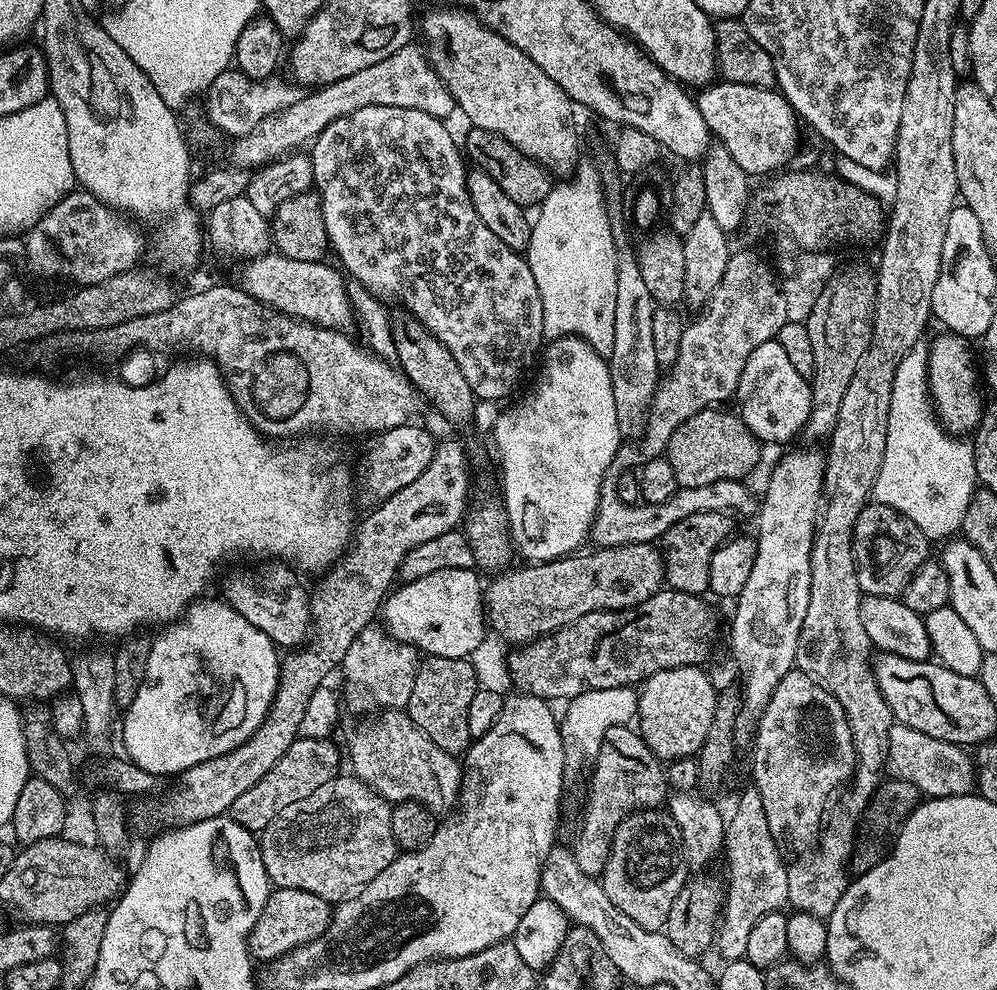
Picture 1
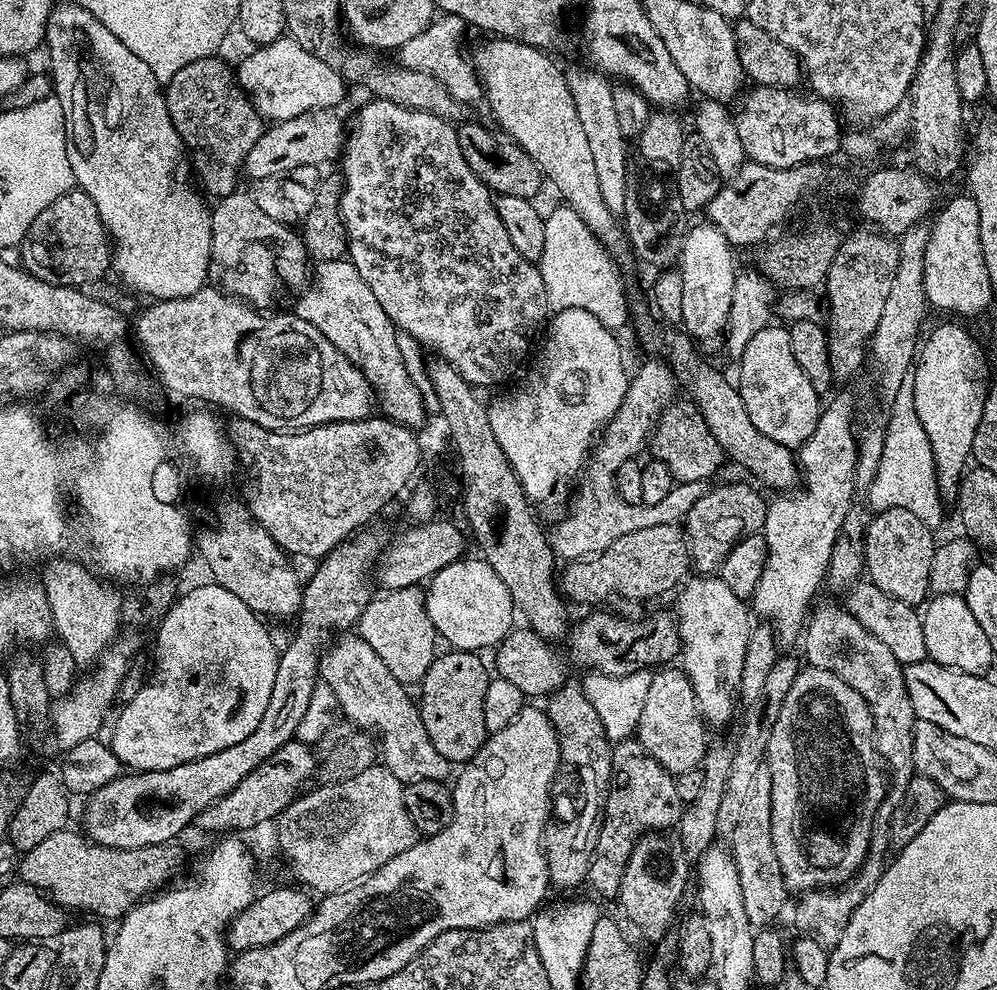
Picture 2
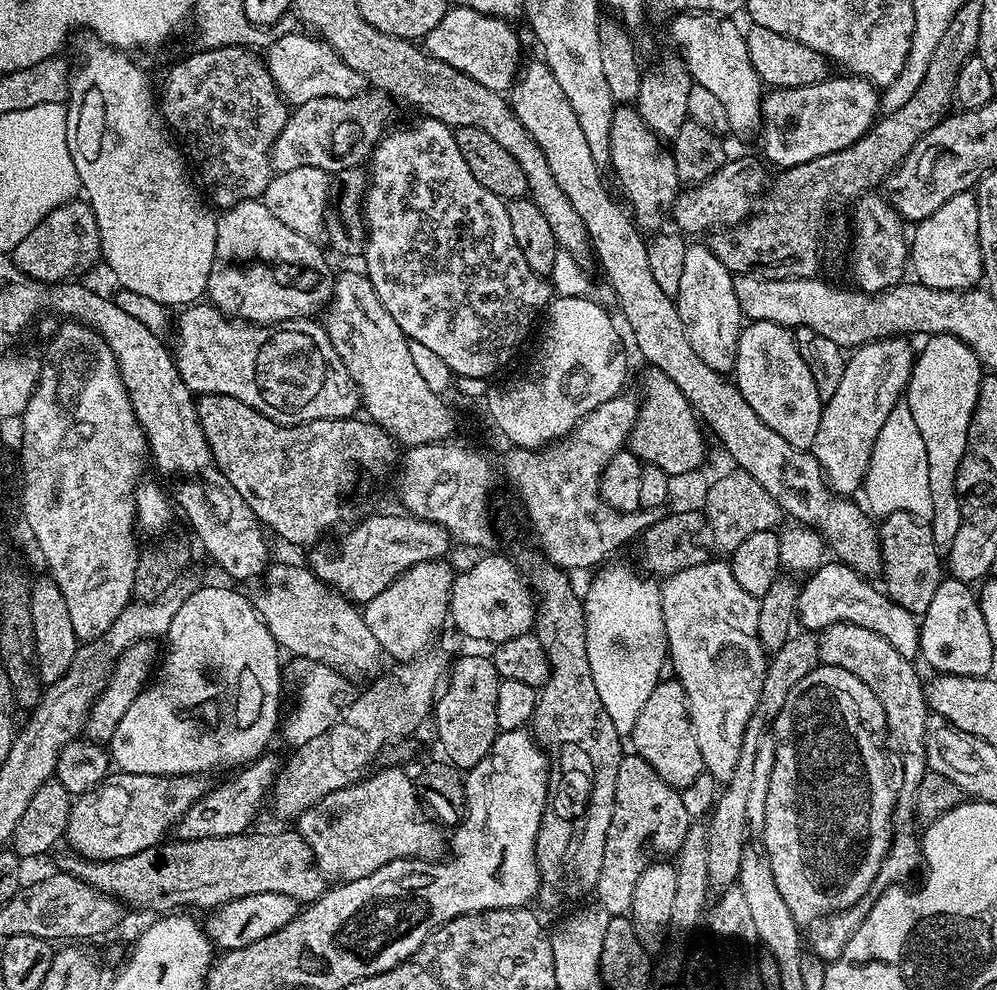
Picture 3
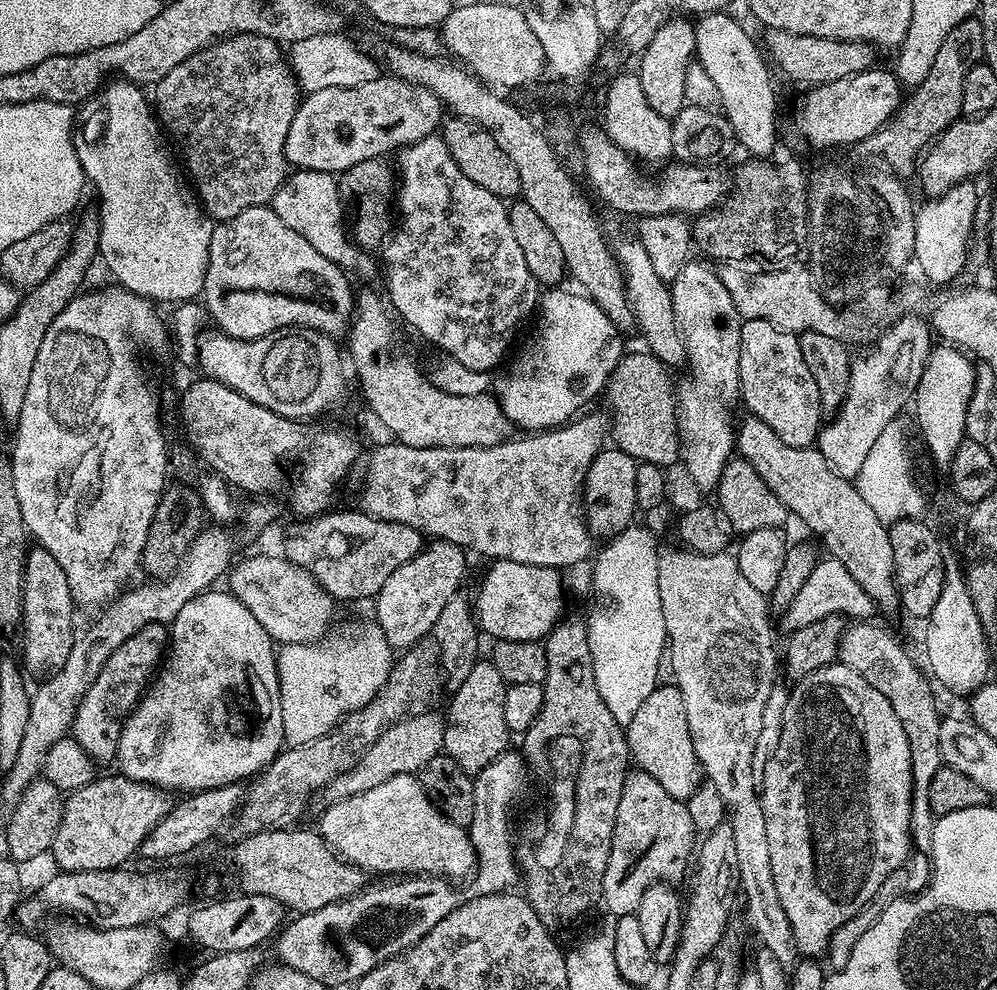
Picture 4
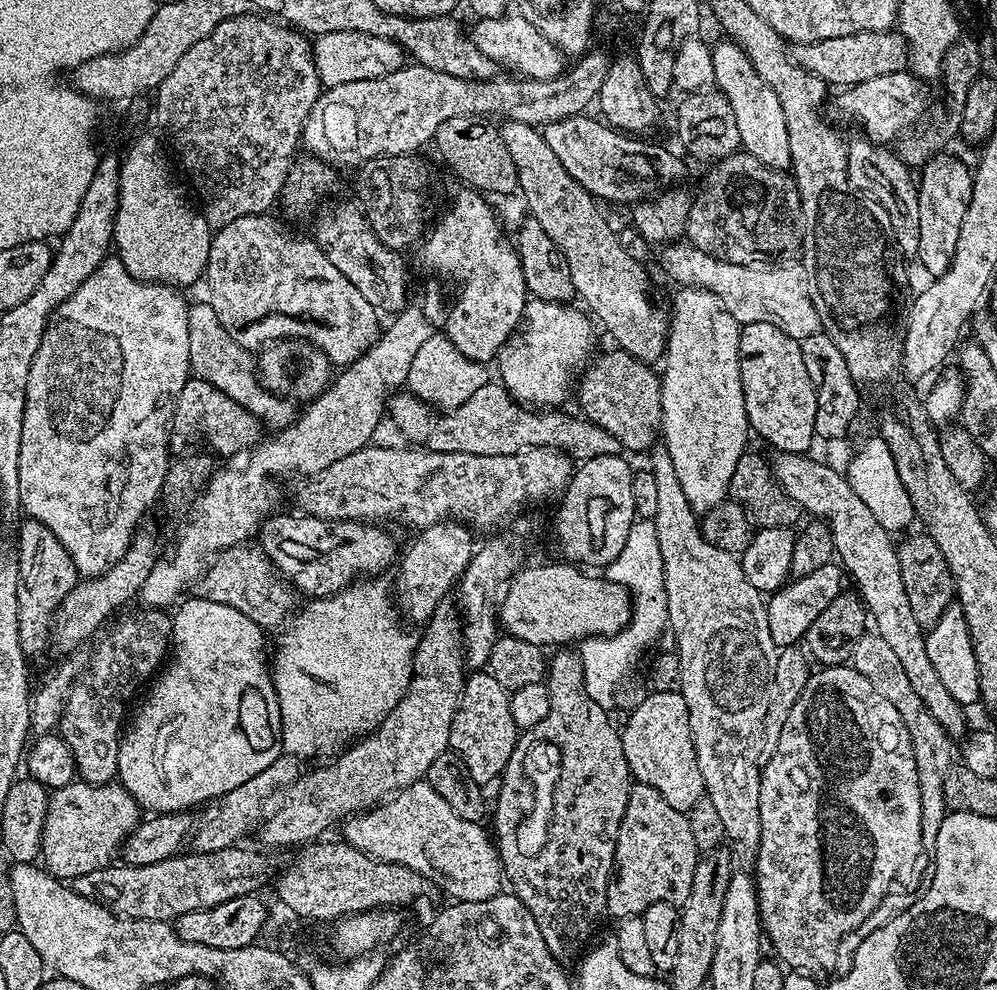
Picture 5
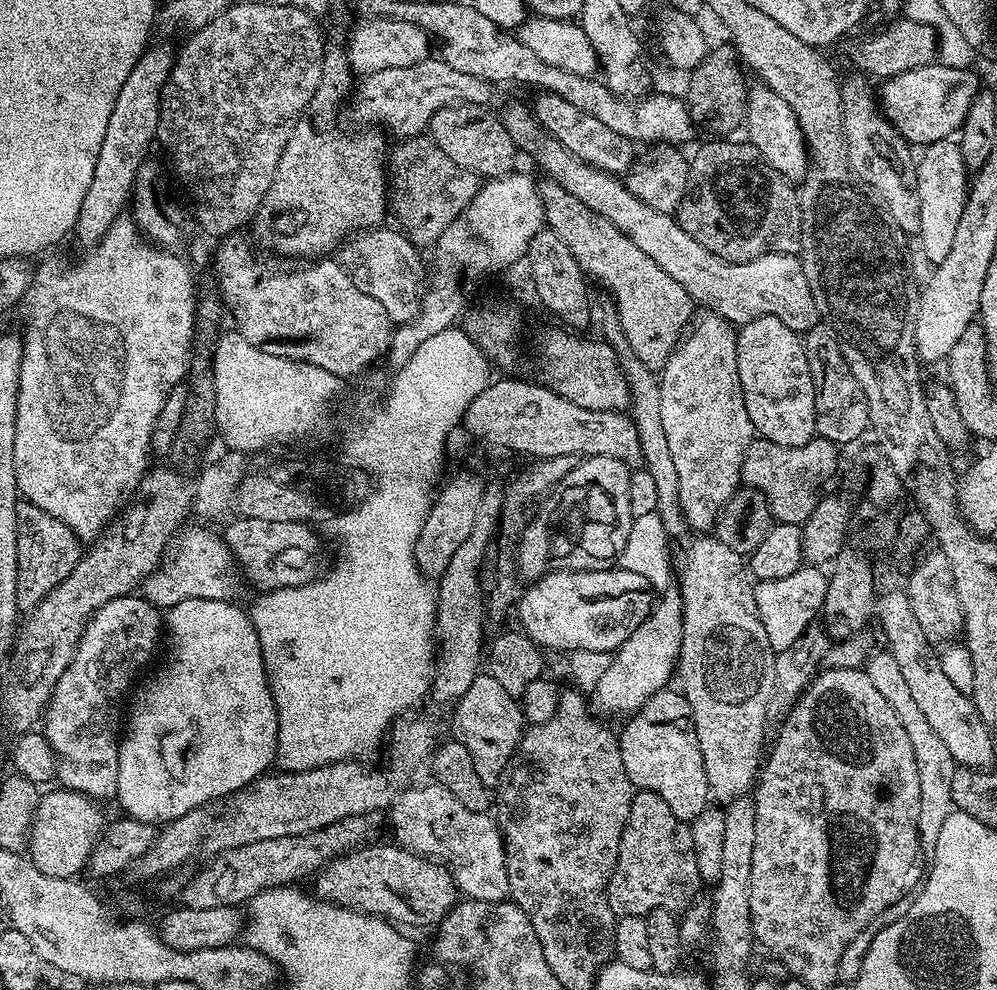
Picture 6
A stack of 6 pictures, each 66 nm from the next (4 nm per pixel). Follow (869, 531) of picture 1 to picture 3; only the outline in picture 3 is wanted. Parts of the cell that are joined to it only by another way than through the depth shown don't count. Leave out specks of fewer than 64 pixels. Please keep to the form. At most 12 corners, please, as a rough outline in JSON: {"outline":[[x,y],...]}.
{"outline":[[879,521],[883,591],[918,618],[942,579],[929,525]]}

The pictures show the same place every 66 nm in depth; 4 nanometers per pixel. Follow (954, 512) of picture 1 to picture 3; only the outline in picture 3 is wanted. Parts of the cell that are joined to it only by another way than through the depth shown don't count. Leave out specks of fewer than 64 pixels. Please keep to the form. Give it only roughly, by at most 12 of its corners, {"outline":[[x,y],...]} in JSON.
{"outline":[[906,402],[878,430],[862,496],[876,518],[932,517],[926,447]]}

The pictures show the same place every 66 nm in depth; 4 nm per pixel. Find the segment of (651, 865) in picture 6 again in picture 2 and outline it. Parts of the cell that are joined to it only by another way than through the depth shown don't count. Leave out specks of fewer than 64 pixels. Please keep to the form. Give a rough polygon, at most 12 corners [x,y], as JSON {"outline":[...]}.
{"outline":[[639,740],[612,750],[587,883],[619,897],[632,845],[679,825],[676,777]]}

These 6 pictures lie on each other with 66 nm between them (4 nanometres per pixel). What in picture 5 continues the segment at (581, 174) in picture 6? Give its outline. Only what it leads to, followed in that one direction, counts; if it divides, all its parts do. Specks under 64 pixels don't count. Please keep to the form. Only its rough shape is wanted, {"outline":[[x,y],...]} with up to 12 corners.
{"outline":[[672,242],[660,264],[741,326],[821,331],[799,263],[735,264]]}

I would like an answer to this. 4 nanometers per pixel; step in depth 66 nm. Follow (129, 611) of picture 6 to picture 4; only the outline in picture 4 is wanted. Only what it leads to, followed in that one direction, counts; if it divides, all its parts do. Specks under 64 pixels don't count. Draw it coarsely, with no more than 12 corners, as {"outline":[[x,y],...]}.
{"outline":[[138,630],[102,666],[72,739],[112,764],[170,632]]}

